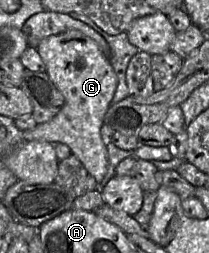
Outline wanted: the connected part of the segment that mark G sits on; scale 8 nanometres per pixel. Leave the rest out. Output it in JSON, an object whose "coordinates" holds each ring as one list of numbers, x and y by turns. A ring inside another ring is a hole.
{"coordinates":[[78,30,49,36,39,43,36,50,46,65,49,78,64,96,64,105,49,122,22,131,22,140,66,144,100,188,108,169,107,149,101,137,101,128,116,92,116,72,99,46]]}

